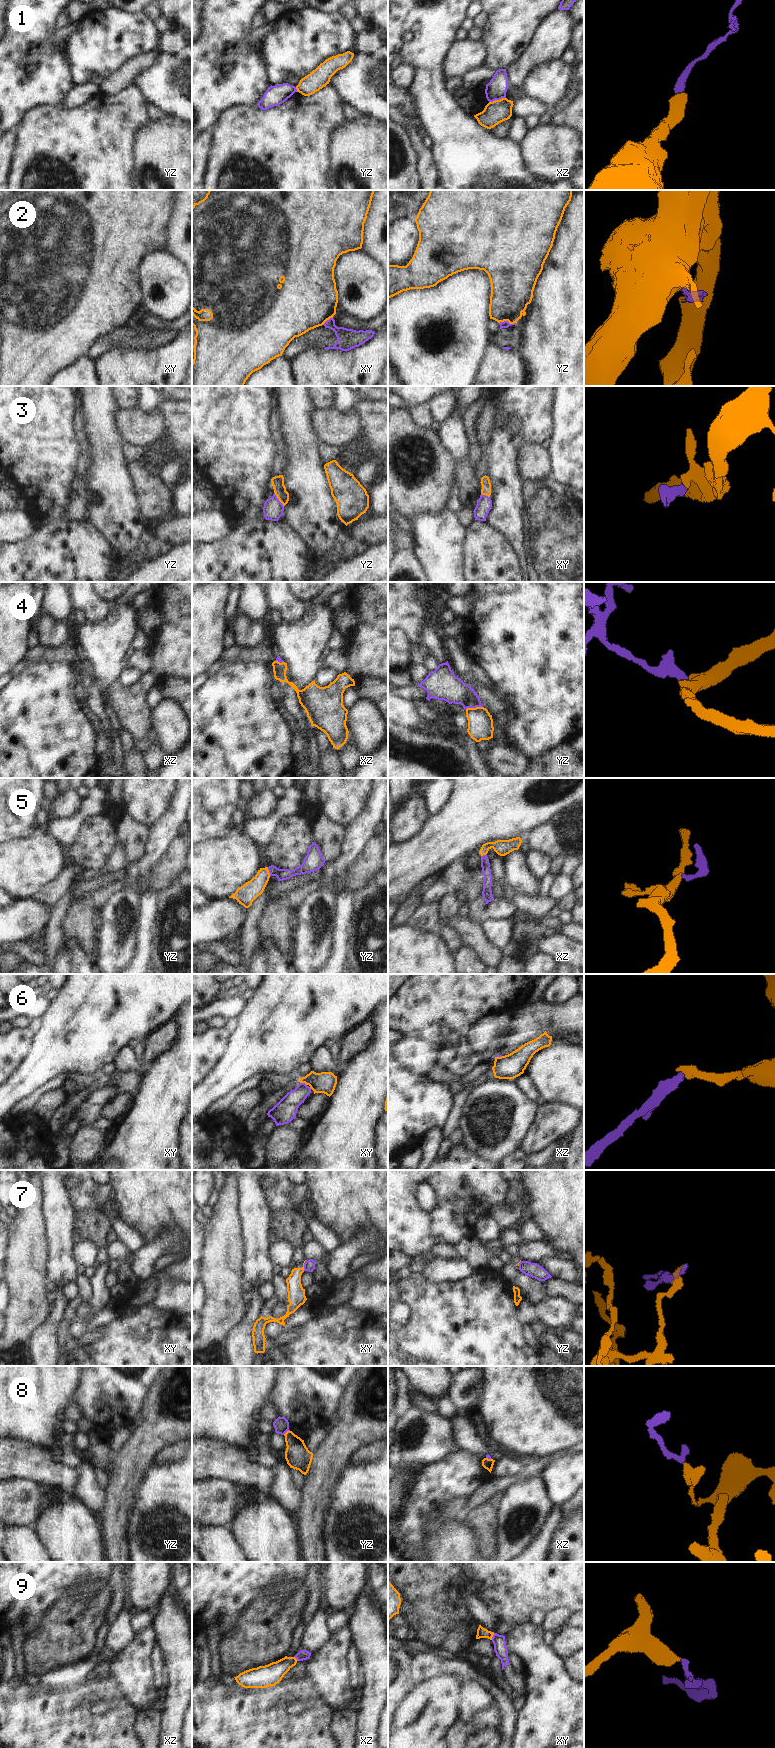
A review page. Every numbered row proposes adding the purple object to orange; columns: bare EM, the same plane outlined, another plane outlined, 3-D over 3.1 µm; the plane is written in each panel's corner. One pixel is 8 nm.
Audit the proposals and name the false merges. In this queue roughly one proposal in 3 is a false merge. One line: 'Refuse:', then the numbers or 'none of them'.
Refuse: 1, 2, 4, 6, 7, 8

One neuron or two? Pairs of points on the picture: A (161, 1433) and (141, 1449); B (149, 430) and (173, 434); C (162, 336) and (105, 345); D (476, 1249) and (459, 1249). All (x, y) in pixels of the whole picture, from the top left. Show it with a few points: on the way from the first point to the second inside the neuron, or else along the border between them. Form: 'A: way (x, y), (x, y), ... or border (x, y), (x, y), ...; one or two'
A: way (156, 1434), (146, 1444); one
B: border (158, 409), (165, 426), (160, 438); two
C: way (148, 338), (119, 338); one
D: way (472, 1249), (463, 1249); one

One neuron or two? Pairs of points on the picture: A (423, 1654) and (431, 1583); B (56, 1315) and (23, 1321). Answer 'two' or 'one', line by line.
A: two
B: two

